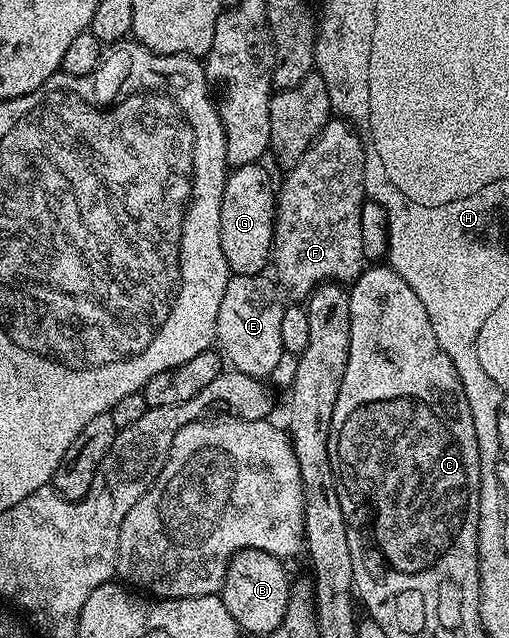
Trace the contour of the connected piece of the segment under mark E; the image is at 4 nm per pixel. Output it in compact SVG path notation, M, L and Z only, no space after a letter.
M270 274L232 275L225 285L225 297L221 297L221 309L217 312L215 343L222 358L234 370L254 379L266 380L285 359L281 345L281 317L285 306L279 300L280 288Z

